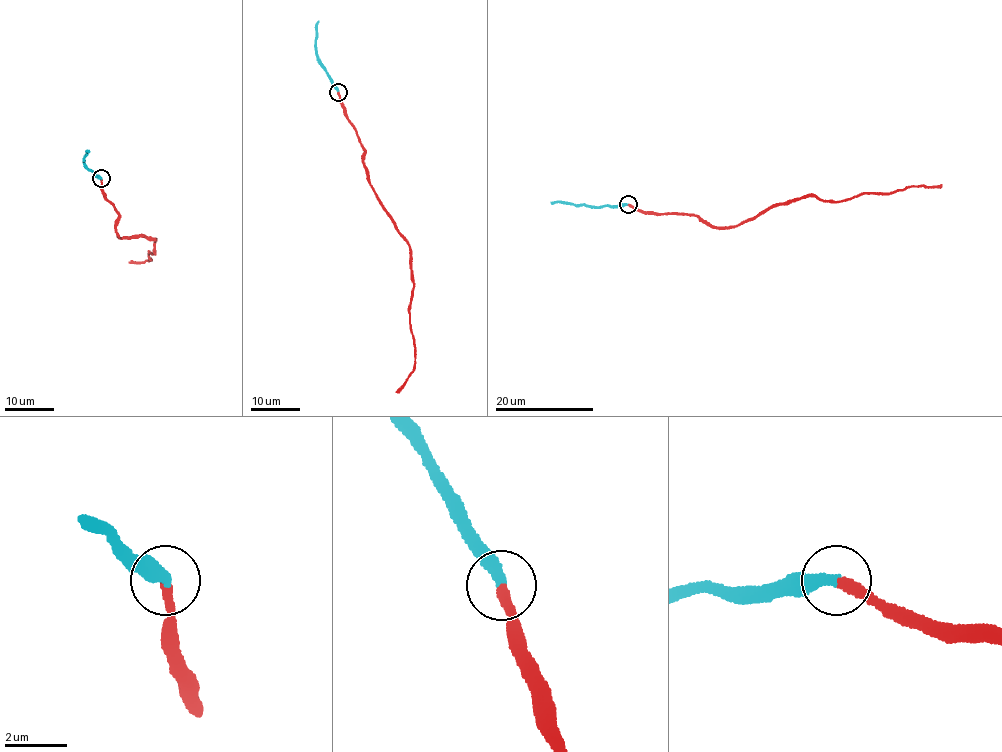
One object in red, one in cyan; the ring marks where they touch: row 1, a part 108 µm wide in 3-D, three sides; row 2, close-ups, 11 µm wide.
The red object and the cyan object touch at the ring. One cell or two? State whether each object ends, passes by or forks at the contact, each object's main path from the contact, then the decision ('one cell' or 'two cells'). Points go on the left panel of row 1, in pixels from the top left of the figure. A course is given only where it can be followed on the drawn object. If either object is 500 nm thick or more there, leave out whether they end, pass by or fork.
red ends | cyan ends | red via (101, 178), (106, 200), (113, 203), (119, 216), (117, 237), (154, 237), (150, 261), (129, 261) | cyan via (101, 178), (87, 168), (84, 162), (86, 150), (89, 152) | two cells

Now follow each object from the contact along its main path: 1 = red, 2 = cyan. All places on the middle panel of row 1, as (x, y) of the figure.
1: (338, 92), (344, 113), (364, 151), (367, 180), (409, 247), (413, 290), (409, 310), (415, 365), (396, 392)
2: (338, 92), (317, 54), (315, 24), (318, 21)

